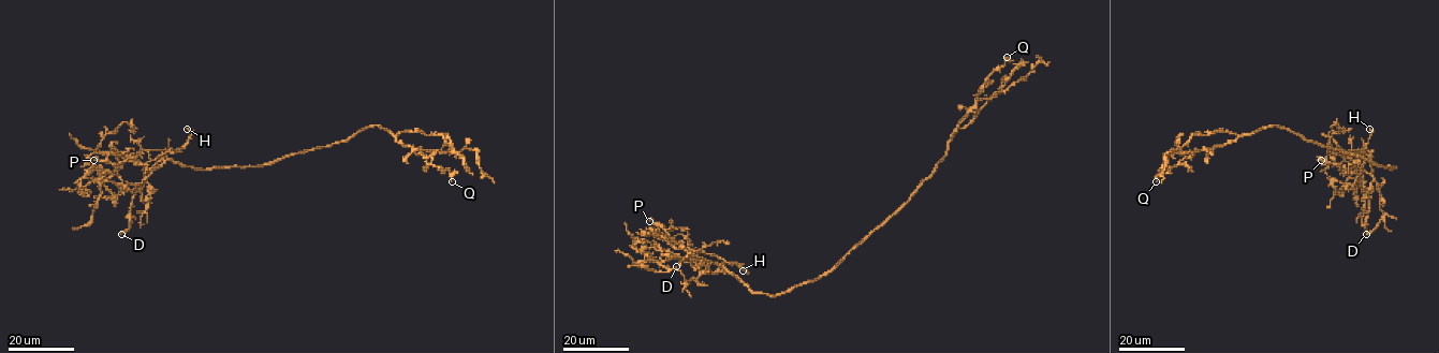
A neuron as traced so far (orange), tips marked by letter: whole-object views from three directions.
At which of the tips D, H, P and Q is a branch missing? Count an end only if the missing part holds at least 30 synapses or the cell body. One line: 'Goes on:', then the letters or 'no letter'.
Goes on: no letter

